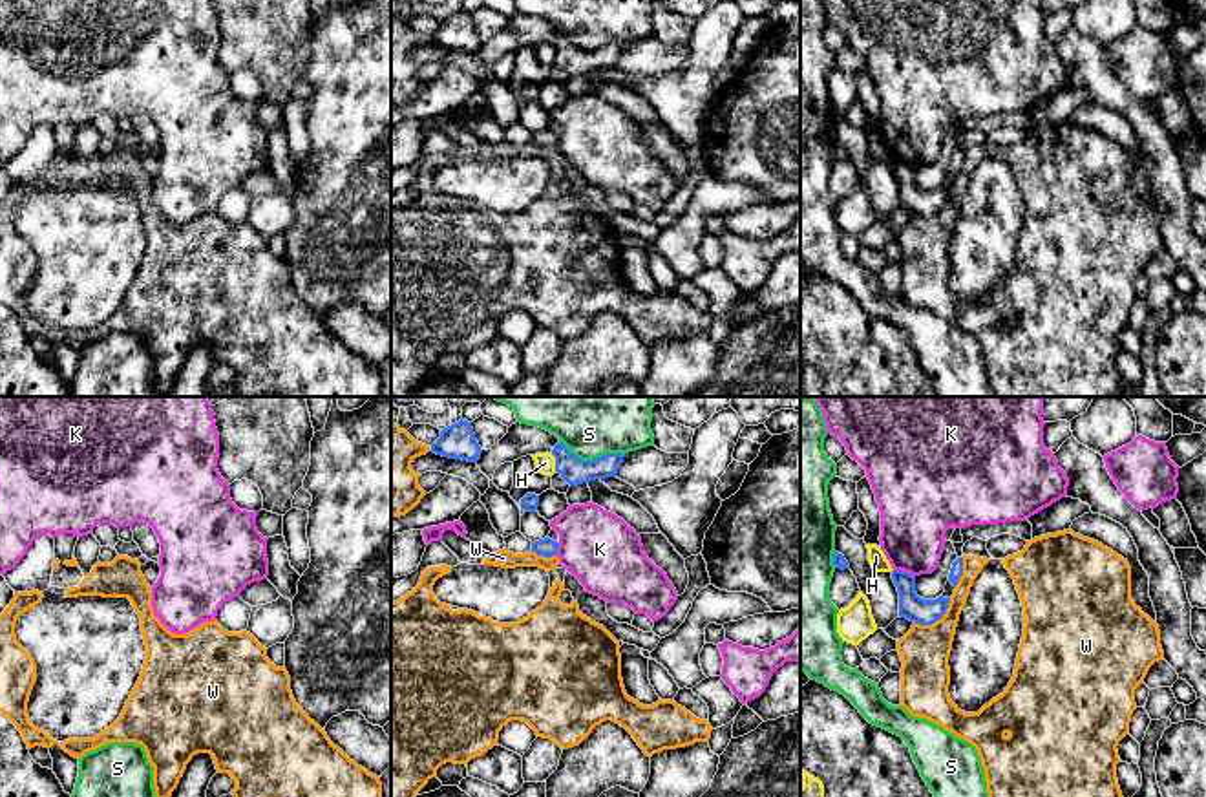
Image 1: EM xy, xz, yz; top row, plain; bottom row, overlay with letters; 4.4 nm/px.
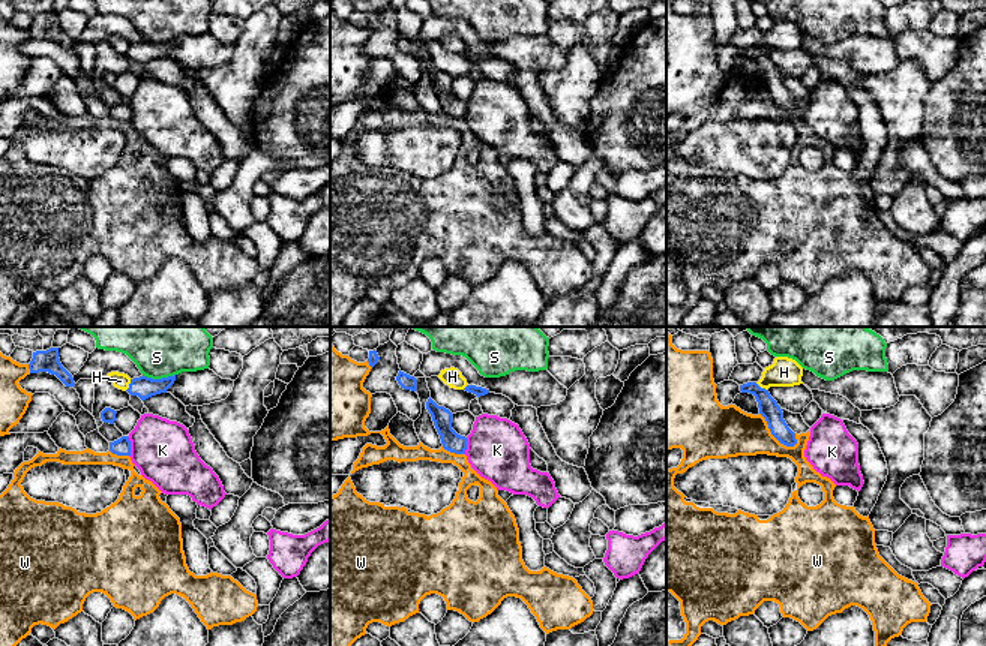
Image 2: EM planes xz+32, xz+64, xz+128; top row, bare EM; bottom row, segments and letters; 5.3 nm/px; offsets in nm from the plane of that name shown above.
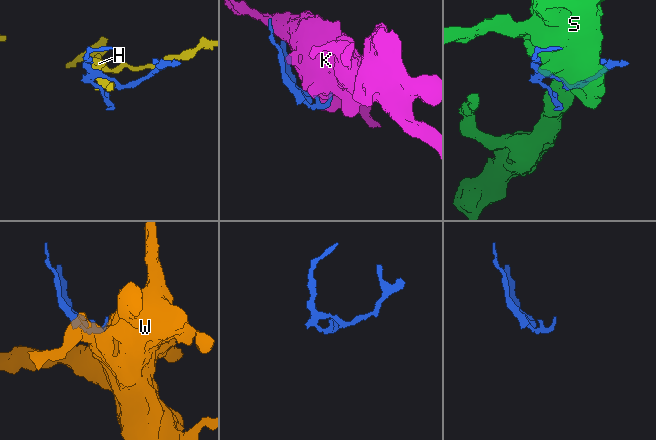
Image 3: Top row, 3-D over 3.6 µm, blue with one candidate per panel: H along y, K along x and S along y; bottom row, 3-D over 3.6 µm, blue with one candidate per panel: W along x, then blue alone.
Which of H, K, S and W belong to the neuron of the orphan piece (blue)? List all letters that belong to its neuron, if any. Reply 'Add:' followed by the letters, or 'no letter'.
Add: W

